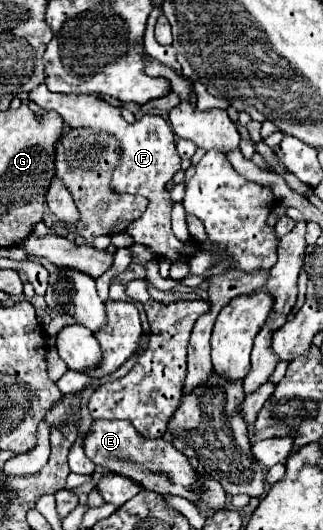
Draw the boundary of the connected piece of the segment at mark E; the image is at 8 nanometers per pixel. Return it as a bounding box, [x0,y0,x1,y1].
[84,420,198,501]

